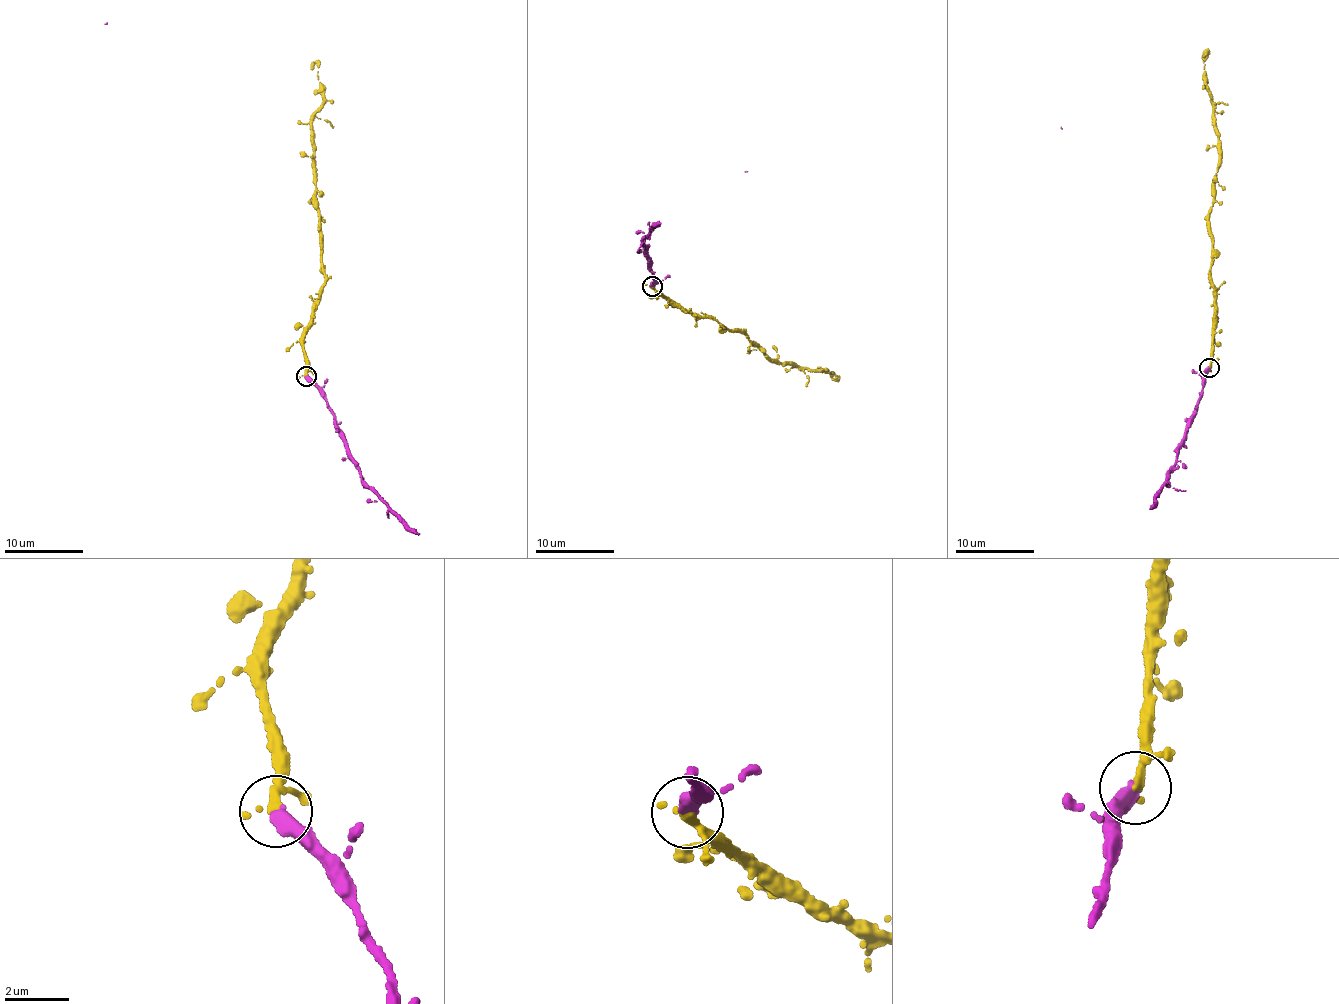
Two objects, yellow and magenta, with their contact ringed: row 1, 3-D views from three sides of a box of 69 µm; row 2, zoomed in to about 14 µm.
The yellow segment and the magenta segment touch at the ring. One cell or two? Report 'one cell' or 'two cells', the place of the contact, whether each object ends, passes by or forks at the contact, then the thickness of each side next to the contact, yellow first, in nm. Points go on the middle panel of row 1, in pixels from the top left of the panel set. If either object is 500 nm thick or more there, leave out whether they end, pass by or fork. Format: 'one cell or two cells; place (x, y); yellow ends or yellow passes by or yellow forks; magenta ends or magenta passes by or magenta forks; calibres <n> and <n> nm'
one cell; place (652, 286); yellow ends; magenta ends; calibres 320 and 440 nm

